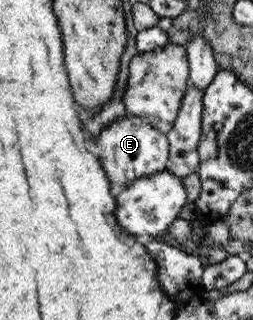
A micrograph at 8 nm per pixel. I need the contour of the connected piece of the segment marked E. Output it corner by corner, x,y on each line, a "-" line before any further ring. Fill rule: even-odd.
127,114
106,125
93,140
101,149
98,158
108,183
128,185
140,177
163,170
168,161
168,142
164,133
148,125
141,117

